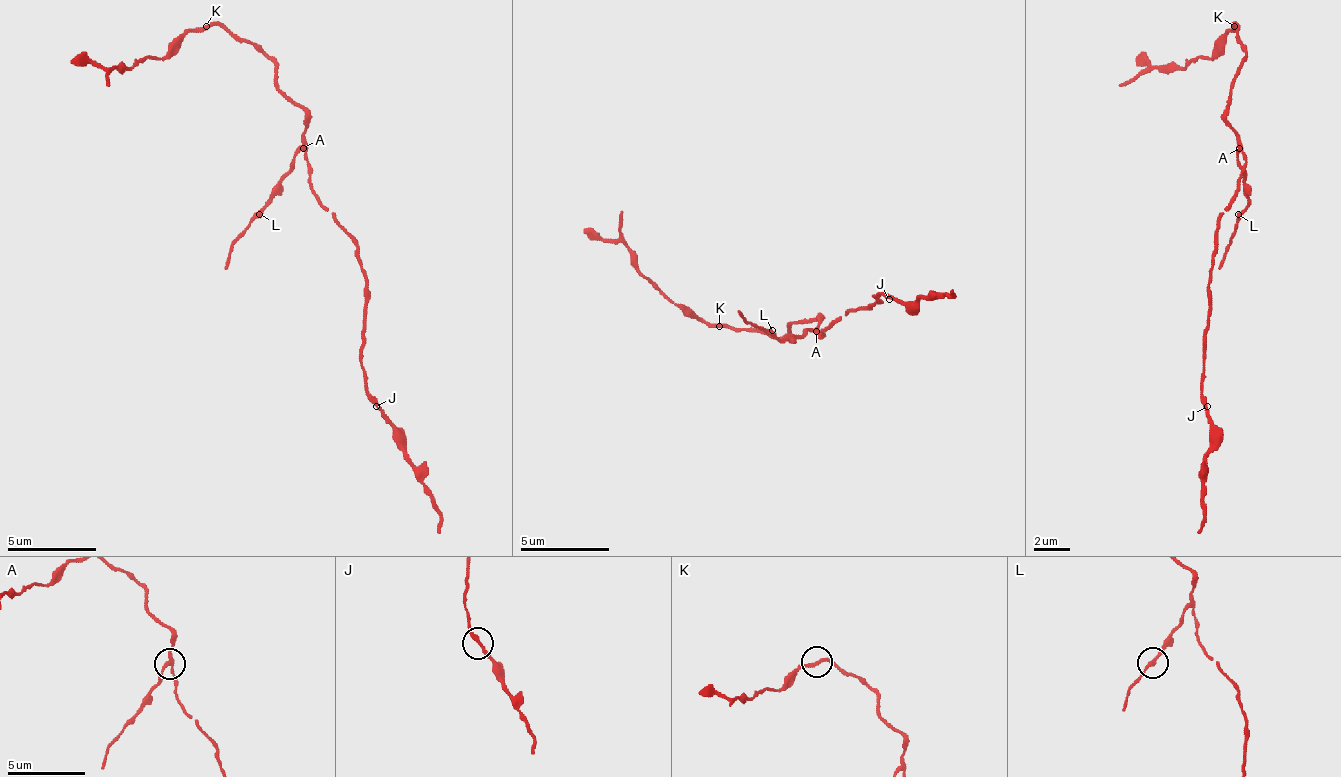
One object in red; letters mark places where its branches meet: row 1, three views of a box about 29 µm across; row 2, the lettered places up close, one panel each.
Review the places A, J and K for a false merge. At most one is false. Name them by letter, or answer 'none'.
A

